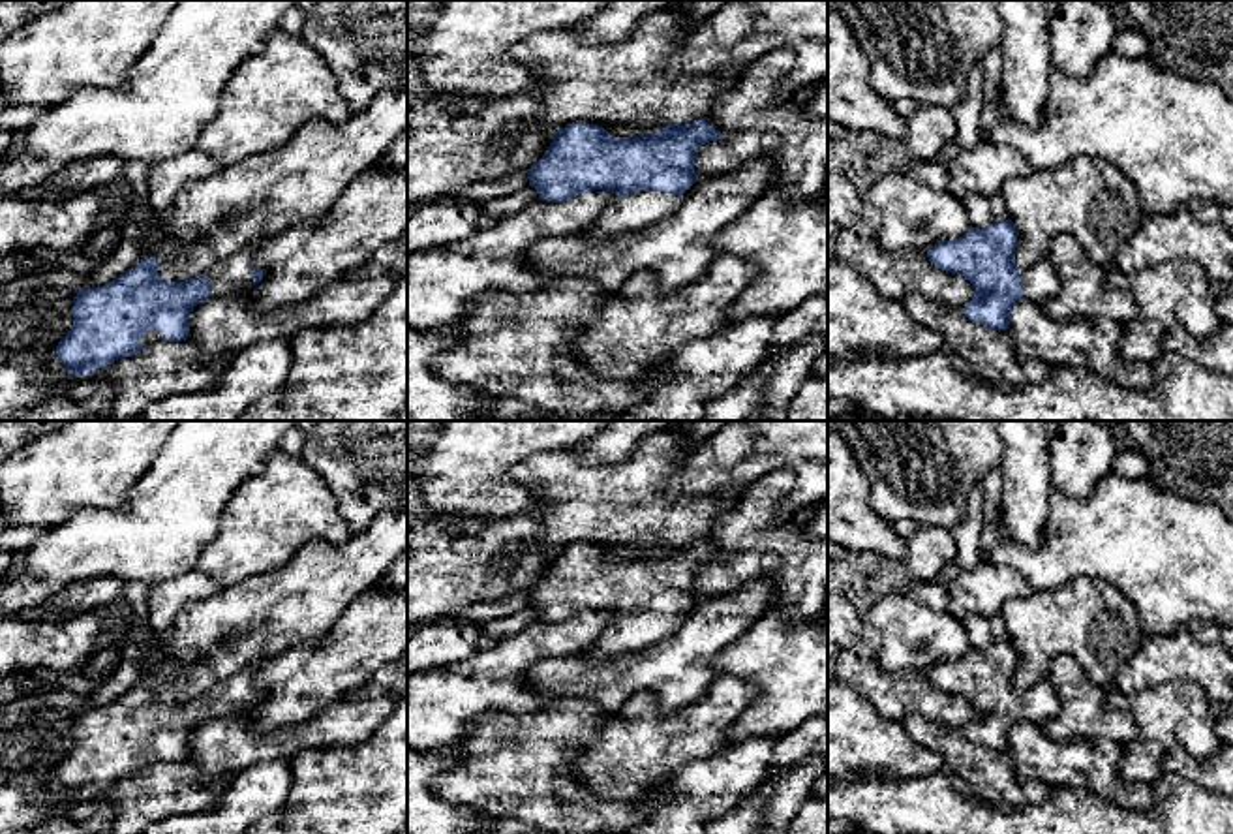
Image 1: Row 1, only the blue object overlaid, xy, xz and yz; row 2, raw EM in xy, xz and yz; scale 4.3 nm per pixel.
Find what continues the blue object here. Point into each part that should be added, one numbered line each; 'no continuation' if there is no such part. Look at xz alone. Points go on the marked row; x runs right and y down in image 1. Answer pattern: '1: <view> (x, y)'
1: xz (639, 209)

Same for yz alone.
1: yz (1040, 280)

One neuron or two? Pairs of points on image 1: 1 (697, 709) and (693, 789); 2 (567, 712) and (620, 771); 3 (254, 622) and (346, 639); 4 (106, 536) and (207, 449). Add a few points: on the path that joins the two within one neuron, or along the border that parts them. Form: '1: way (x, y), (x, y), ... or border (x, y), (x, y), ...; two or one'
1: border (729, 748), (706, 759), (689, 761), (657, 784); two
2: border (618, 720), (563, 769); two
3: border (353, 602), (321, 637), (293, 645), (284, 652); two
4: way (130, 526), (182, 474); one

